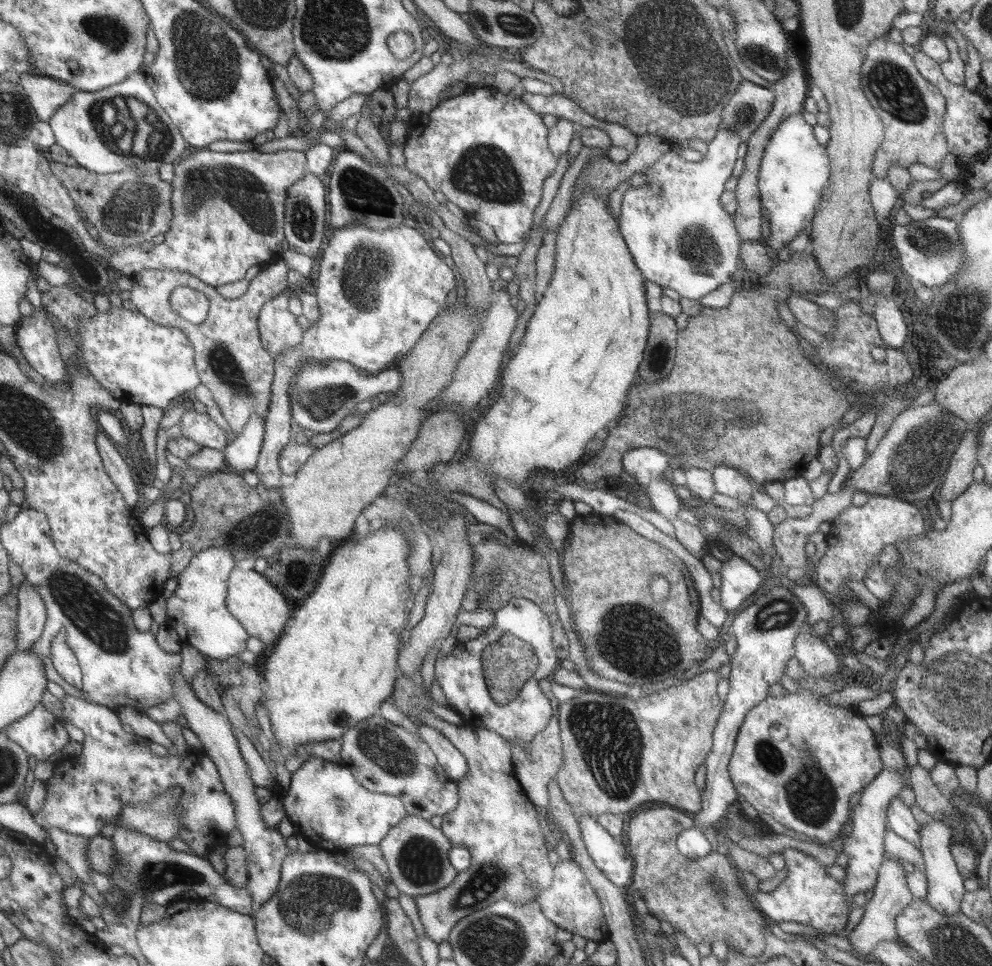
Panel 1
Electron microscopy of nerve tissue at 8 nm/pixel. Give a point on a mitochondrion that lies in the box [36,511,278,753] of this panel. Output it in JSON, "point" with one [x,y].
{"point":[94,617]}

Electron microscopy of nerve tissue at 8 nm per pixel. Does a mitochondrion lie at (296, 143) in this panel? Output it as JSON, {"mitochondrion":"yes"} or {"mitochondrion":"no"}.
{"mitochondrion":"no"}

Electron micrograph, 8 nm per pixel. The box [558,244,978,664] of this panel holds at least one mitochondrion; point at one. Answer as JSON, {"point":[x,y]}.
{"point":[916,461]}

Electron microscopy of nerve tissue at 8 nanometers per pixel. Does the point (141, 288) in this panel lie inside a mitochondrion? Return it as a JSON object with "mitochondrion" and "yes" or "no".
{"mitochondrion":"no"}

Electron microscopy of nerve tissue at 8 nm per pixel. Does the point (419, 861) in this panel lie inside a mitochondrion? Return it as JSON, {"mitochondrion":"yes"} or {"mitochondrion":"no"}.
{"mitochondrion":"yes"}

